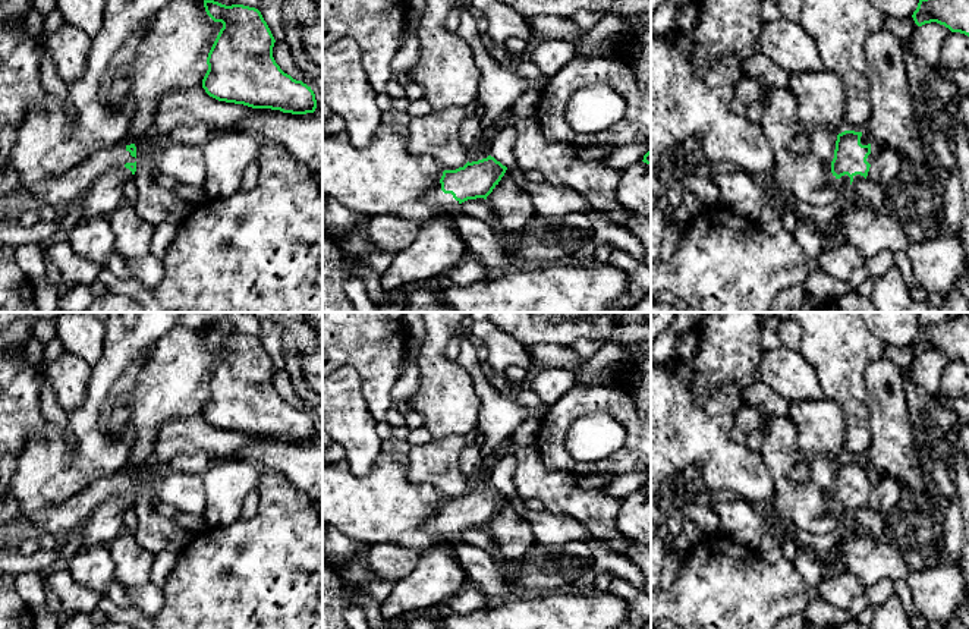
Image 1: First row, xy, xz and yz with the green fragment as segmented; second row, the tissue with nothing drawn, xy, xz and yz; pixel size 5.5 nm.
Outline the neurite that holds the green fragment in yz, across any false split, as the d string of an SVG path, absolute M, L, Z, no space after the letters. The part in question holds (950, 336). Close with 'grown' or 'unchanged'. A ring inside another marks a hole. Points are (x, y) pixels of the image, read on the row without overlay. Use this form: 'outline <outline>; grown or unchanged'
outline M960 312L956 318L946 318L934 325L919 327L912 346L918 355L937 350L951 361L969 365L969 312Z; unchanged

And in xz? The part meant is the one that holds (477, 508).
outline M491 484L468 490L456 499L444 499L437 513L425 521L424 529L440 538L452 538L468 528L487 528L506 499L507 496Z; grown

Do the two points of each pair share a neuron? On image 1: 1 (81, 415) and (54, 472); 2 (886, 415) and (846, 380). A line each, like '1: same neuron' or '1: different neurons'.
1: same neuron
2: different neurons

